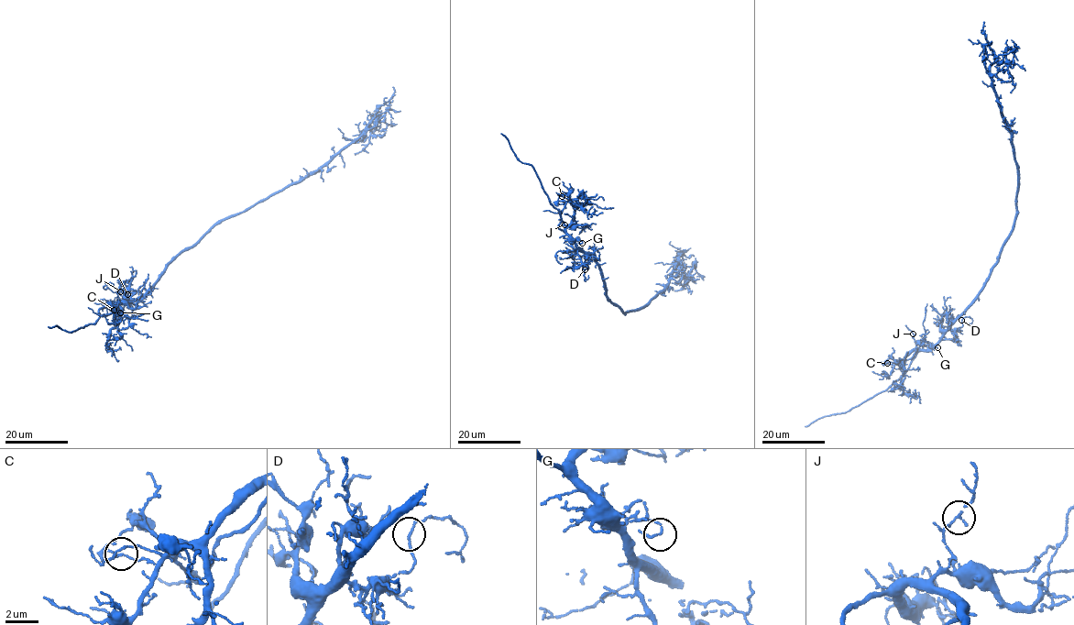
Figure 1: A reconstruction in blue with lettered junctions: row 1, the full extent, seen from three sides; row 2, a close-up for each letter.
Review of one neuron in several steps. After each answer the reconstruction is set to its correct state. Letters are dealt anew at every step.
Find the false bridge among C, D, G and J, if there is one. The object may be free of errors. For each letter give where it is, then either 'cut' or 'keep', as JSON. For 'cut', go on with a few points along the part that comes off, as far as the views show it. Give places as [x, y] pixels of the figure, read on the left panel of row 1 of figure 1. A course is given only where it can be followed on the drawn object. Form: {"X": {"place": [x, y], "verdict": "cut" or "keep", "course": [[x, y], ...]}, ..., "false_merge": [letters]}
{"C": {"place": [114, 310], "verdict": "cut", "course": [[114, 310], [111, 305], [126, 313], [133, 329], [151, 336]]}, "D": {"place": [127, 294], "verdict": "keep"}, "G": {"place": [120, 312], "verdict": "keep"}, "J": {"place": [120, 291], "verdict": "keep"}, "false_merge": ["C"]}

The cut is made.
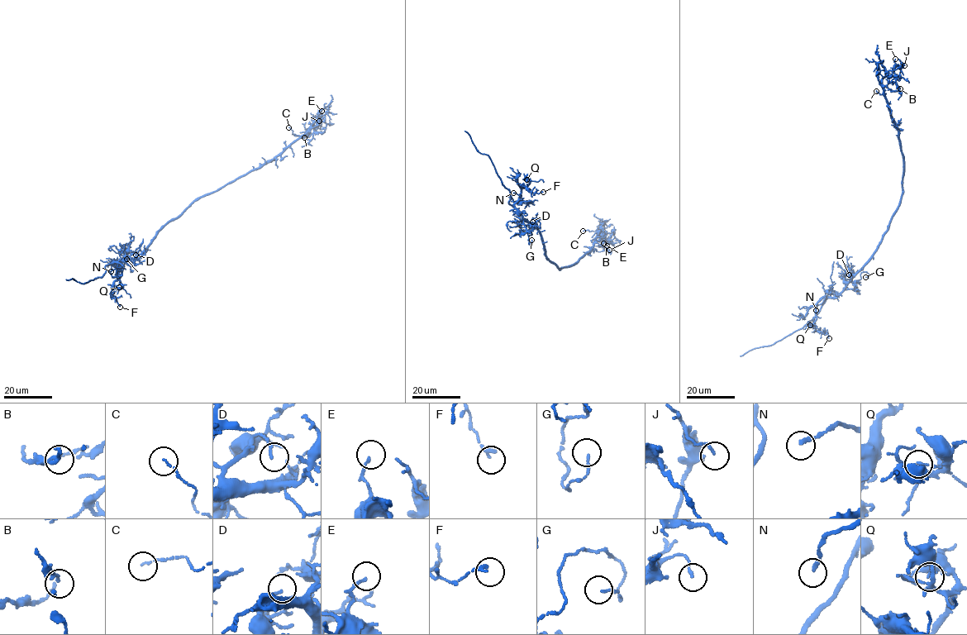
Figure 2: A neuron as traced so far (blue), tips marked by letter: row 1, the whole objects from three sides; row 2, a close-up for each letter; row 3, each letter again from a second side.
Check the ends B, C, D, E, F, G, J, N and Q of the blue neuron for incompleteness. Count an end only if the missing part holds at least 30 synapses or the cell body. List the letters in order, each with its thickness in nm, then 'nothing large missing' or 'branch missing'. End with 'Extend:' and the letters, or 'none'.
B: 130 nm | nothing large missing
C: 90 nm | nothing large missing
D: 120 nm | nothing large missing
E: 120 nm | nothing large missing
F: 180 nm | nothing large missing
G: 110 nm | nothing large missing
J: 120 nm | nothing large missing
N: 180 nm | nothing large missing
Q: 110 nm | nothing large missing
Extend: none

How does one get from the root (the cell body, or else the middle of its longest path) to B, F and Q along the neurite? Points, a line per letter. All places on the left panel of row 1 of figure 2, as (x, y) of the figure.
B: (165, 226), (199, 198), (264, 164), (303, 136), (313, 123), (313, 132), (304, 137)
F: (165, 226), (137, 257), (113, 263), (122, 267), (111, 290), (120, 307)
Q: (165, 226), (137, 257), (113, 263), (122, 267), (120, 280), (122, 287), (119, 287)

